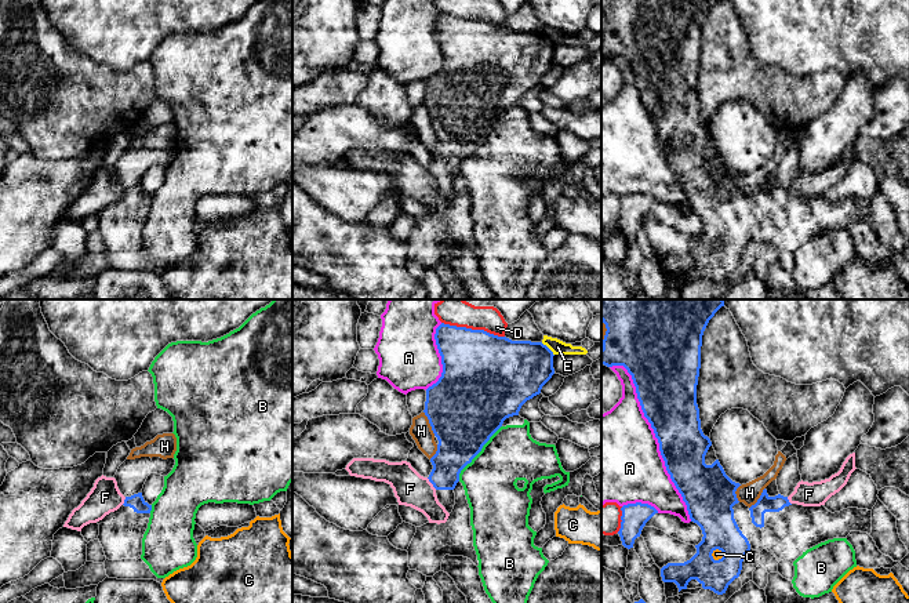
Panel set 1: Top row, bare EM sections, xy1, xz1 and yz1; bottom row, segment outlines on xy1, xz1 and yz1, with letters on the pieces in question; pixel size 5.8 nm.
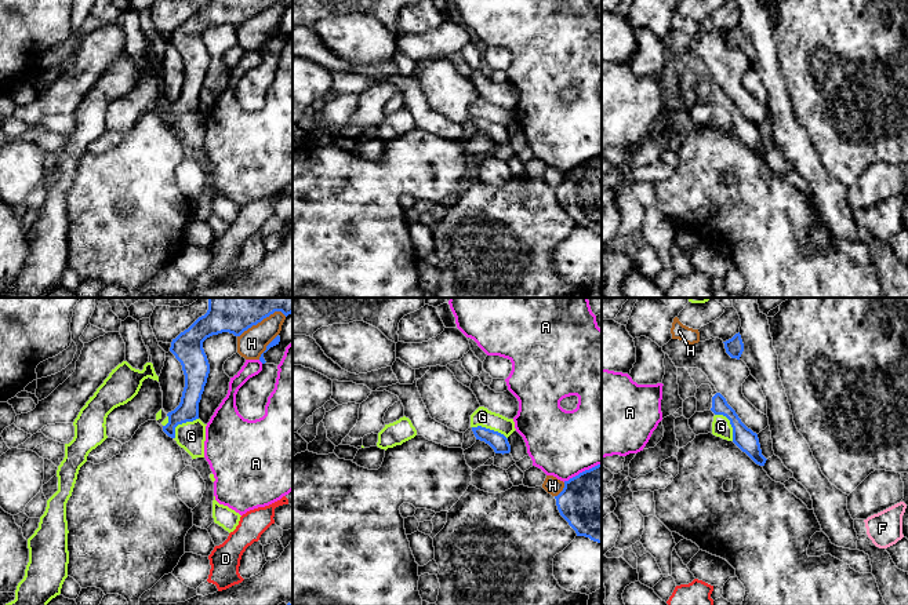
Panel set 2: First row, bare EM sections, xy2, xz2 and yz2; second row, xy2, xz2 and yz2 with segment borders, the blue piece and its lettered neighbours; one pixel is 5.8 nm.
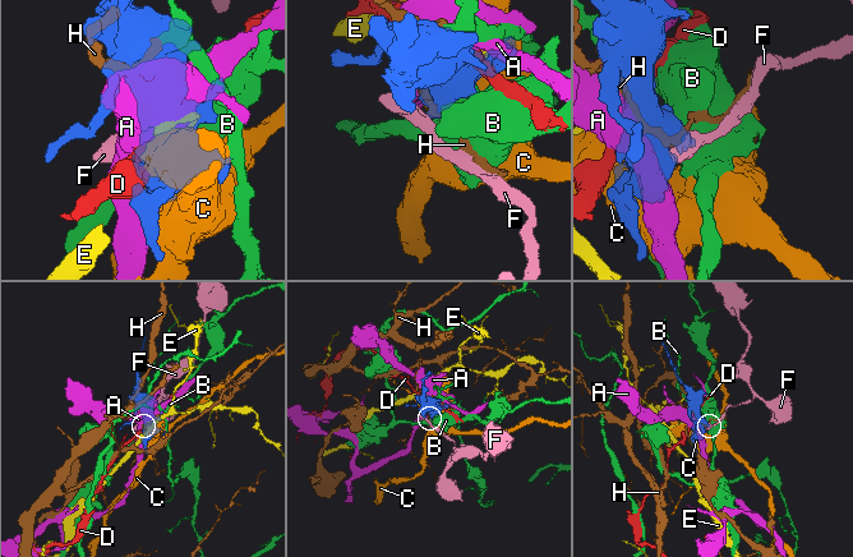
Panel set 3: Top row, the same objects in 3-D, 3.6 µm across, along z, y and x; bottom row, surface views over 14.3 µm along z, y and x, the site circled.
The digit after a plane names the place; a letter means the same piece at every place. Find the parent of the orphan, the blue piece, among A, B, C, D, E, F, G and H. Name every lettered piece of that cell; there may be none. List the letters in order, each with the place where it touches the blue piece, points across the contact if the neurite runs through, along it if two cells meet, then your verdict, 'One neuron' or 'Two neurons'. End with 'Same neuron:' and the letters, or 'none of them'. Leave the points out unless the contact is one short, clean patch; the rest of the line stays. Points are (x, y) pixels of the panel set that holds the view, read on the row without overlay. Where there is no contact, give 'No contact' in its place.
A: Touches blue at yz1 (655, 127). Two neurons
B: Touches blue at xz1 (479, 142). Two neurons
C: Touches blue at yz1 (711, 246). Two neurons
D: Touches blue at xz1 (473, 21). Two neurons
E: Touches blue at xz1 (548, 39). Boundary: xz1 (541, 33), (553, 46). Two neurons
F: Touches blue at xz1 (431, 173). Boundary: xz1 (426, 169), (436, 180). Two neurons
G: Touches blue at xz2 (489, 120). Two neurons
H: Touches blue at xy2 (261, 11). Two neurons
Same neuron: none of them

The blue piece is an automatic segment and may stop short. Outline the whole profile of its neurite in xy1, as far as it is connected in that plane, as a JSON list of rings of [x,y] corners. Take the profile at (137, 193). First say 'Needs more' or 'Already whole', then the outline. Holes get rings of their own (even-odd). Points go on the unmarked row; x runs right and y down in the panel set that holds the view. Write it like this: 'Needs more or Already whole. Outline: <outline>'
Needs more. Outline: [[[142,184],[126,188],[124,195],[106,206],[99,215],[98,230],[109,251],[141,250],[142,229],[148,219],[152,196]]]

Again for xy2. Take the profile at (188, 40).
Already whole. Outline: [[[208,0],[188,21],[171,33],[170,43],[181,54],[185,66],[185,79],[179,96],[167,105],[168,114],[163,123],[175,130],[178,116],[199,110],[199,94],[210,65],[210,55],[203,40],[203,33],[222,23],[240,28],[275,3],[286,8],[293,0]]]

